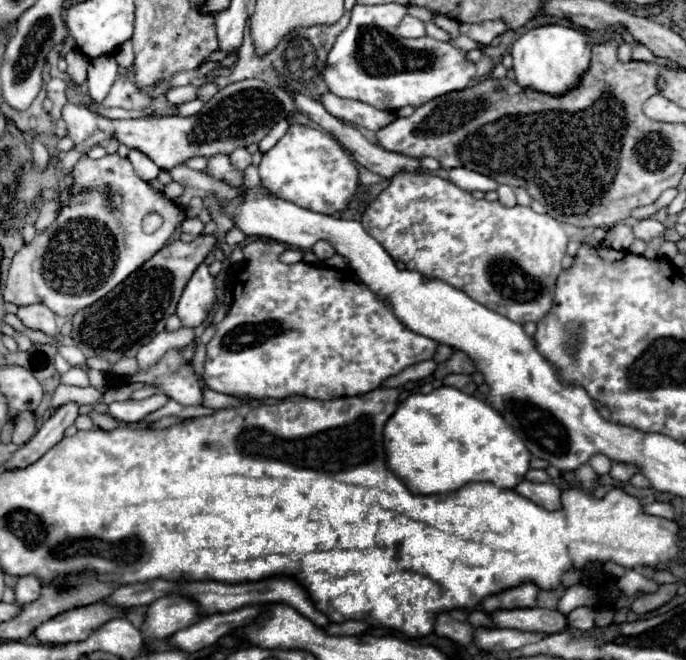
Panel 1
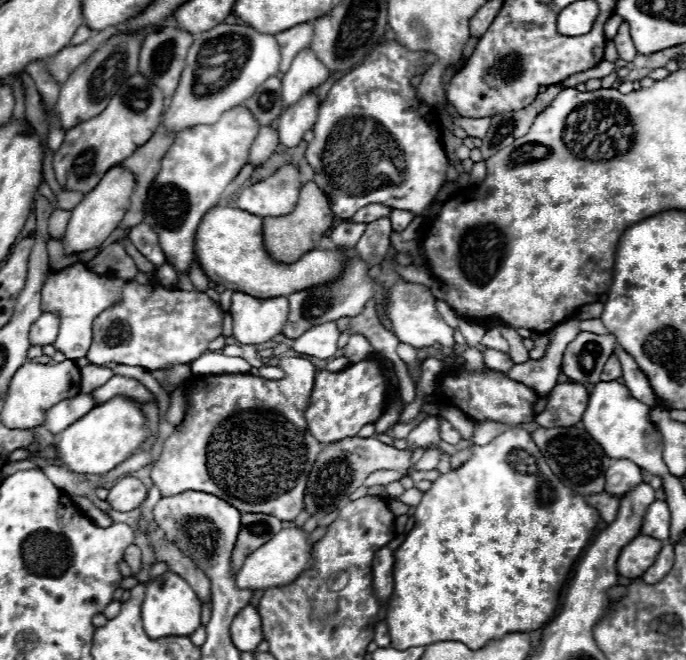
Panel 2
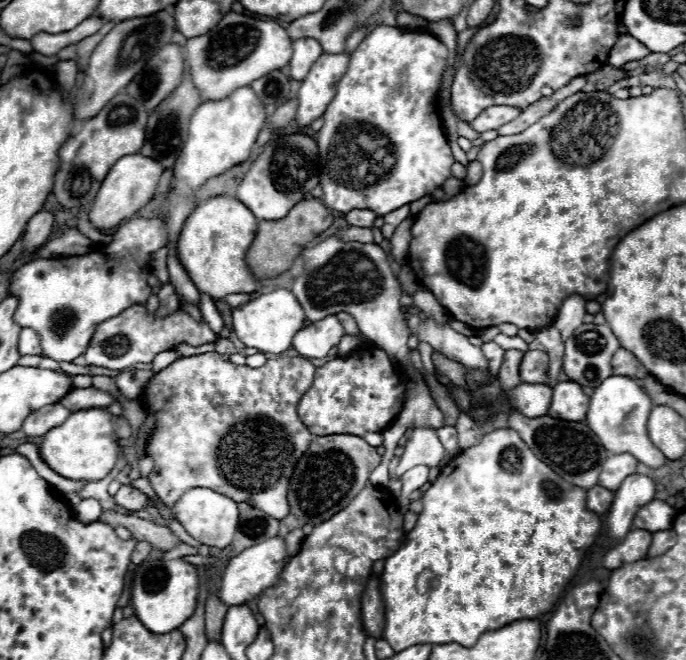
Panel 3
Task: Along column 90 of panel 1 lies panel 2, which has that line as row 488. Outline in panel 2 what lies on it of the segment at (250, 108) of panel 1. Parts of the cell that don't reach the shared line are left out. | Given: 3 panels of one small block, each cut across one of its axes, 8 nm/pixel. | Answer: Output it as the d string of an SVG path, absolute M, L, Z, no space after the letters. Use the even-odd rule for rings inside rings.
M124 476L110 488L106 502L118 512L130 512L138 508L146 500L146 496L148 496L148 488L138 478Z

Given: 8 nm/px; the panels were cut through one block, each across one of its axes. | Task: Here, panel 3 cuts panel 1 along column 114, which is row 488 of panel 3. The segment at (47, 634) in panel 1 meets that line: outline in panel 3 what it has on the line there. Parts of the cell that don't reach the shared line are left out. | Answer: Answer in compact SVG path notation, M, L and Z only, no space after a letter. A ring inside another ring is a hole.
M612 454L604 460L600 470L600 486L608 490L618 490L622 480L636 472L636 458L632 454Z

